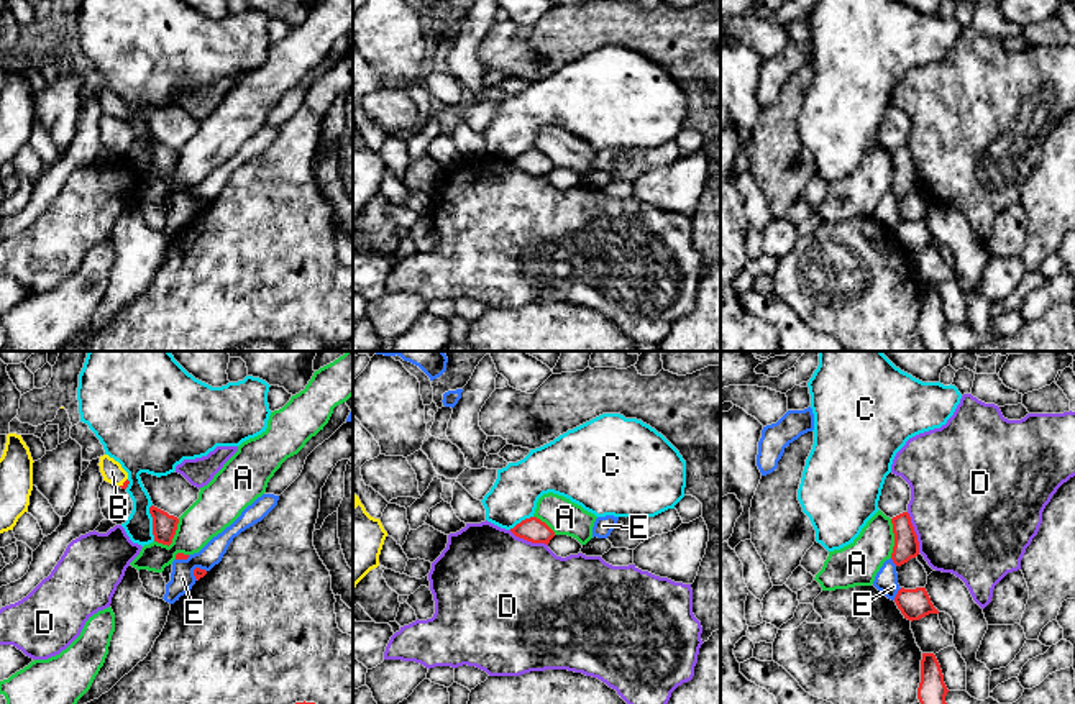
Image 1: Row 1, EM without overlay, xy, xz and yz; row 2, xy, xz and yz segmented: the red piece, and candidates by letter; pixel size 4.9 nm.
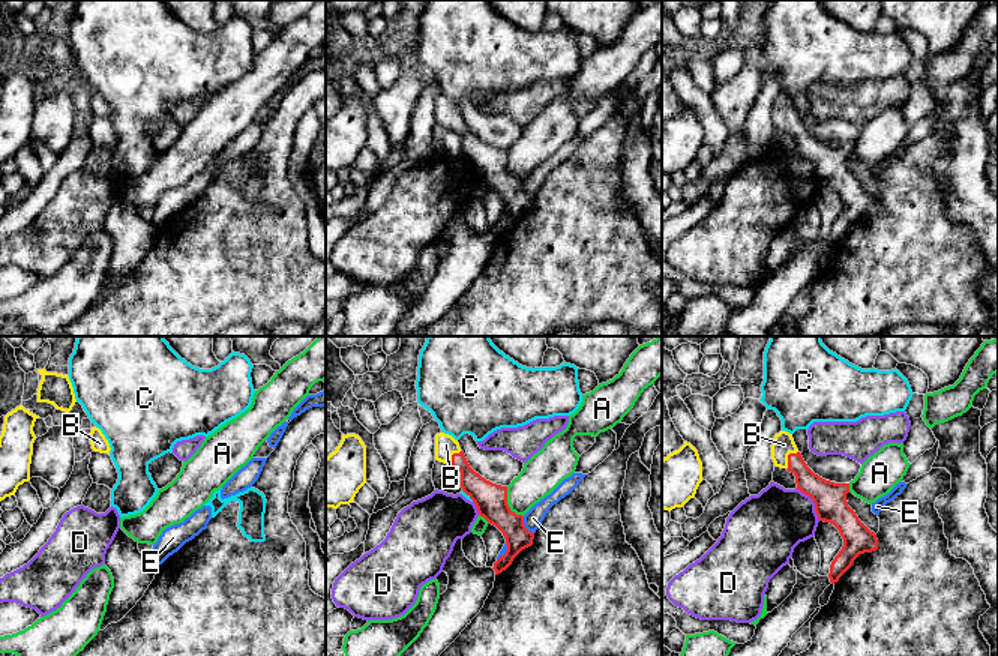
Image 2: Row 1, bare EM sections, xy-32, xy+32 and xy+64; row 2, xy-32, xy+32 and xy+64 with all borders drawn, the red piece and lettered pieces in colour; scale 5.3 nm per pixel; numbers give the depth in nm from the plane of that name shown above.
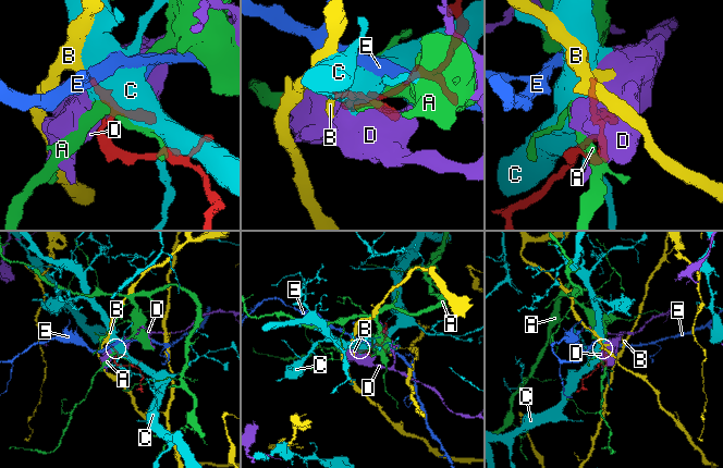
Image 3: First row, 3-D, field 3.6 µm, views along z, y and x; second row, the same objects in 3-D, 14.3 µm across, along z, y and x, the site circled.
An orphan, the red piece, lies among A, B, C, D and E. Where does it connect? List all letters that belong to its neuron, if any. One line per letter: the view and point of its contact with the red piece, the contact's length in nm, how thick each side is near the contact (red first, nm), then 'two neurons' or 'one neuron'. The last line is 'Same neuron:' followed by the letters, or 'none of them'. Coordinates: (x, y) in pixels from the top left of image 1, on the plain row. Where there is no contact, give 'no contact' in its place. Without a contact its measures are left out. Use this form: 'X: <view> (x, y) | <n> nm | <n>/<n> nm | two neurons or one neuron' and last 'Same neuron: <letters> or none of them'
A: xy (173, 169) | 170 nm | 120/200 nm | two neurons
B: xy (123, 115) | 60 nm | 30/110 nm | one neuron
C: xy (153, 155) | 180 nm | 120/140 nm | two neurons
D: yz (914, 164) | 220 nm | 120/500 nm | two neurons
E: yz (896, 227) | 80 nm | 150/110 nm | two neurons
Same neuron: B

